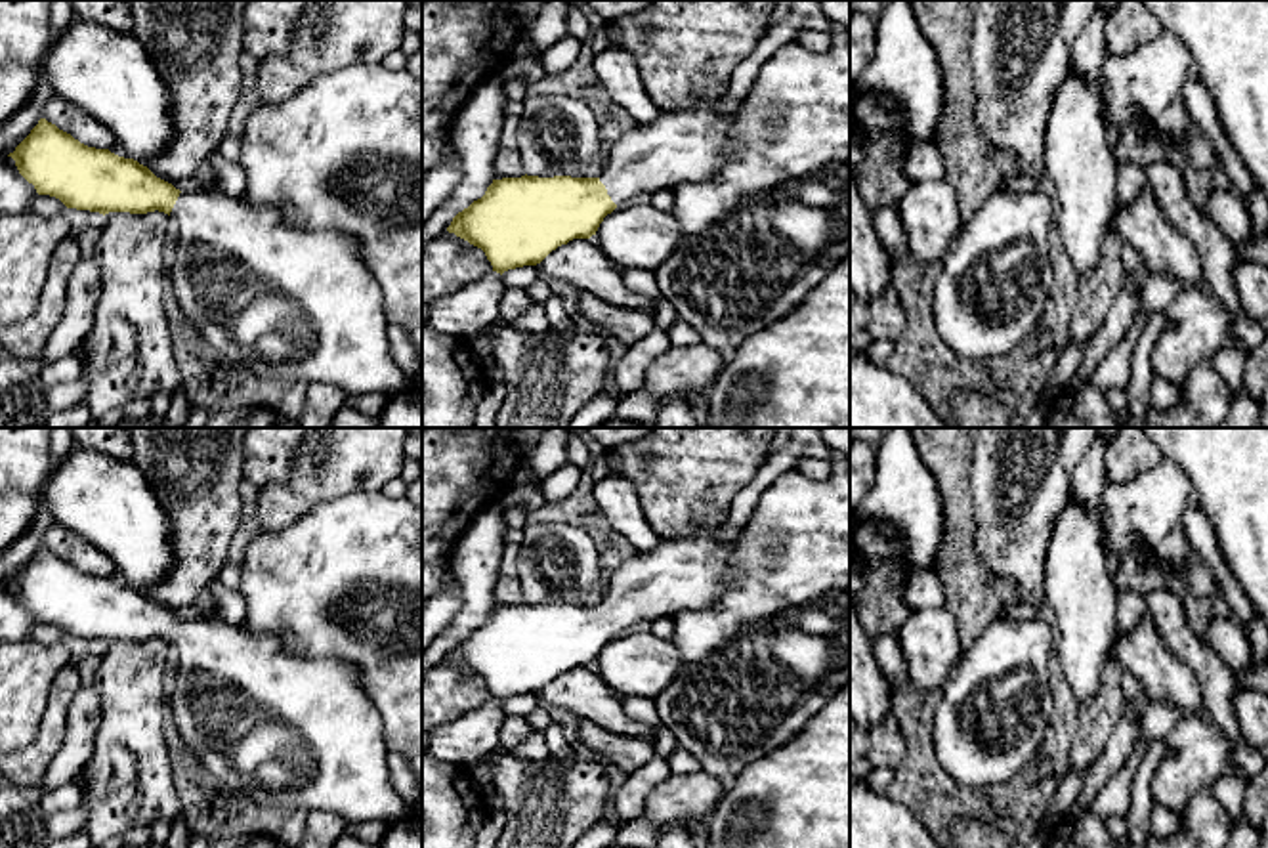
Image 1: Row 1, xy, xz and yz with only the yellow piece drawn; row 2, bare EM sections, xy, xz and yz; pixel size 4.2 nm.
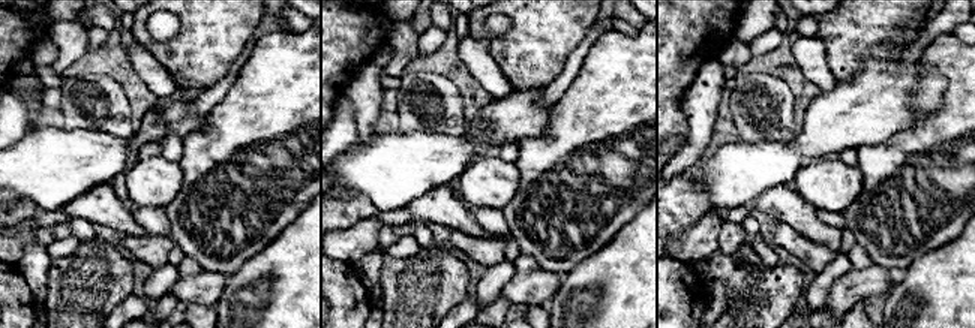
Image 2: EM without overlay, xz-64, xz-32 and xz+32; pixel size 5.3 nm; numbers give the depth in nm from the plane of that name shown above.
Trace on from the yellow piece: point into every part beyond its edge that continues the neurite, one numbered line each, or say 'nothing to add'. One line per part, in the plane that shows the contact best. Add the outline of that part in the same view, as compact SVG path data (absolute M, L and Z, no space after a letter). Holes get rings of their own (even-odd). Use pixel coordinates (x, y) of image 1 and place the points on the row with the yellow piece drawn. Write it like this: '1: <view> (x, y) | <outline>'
1: xz (686, 146) | M726 94L714 99L697 95L678 111L661 109L651 122L624 132L607 149L598 176L611 201L623 206L640 193L710 180L729 153L735 117L747 101L724 117Z

